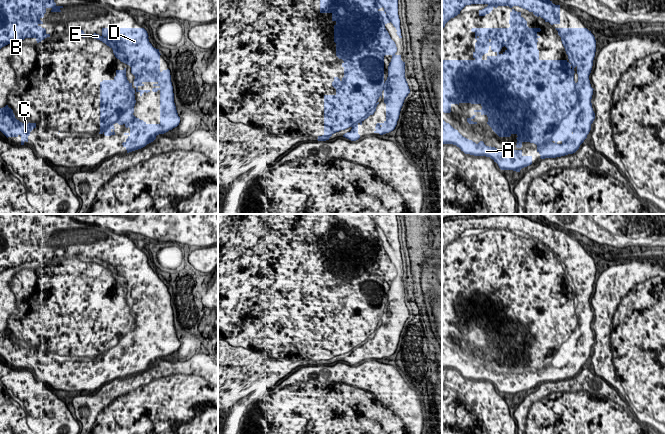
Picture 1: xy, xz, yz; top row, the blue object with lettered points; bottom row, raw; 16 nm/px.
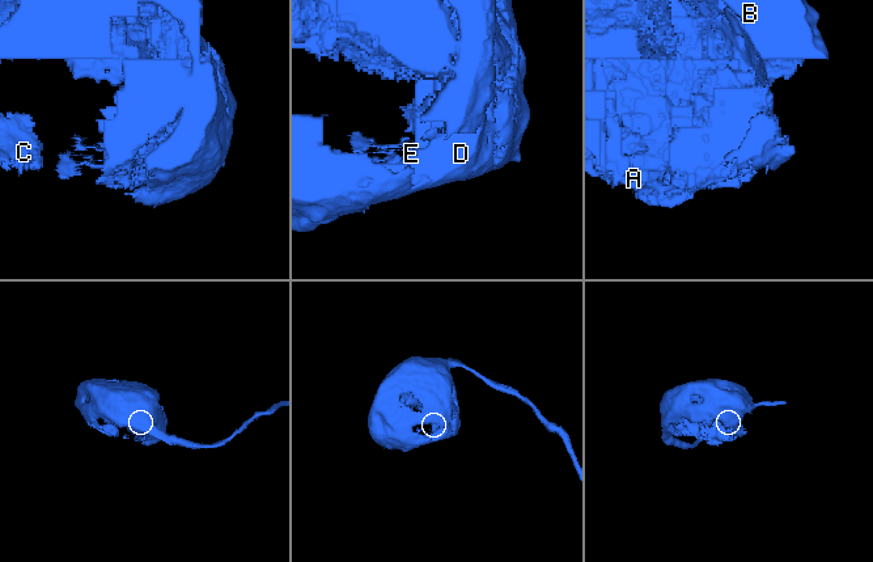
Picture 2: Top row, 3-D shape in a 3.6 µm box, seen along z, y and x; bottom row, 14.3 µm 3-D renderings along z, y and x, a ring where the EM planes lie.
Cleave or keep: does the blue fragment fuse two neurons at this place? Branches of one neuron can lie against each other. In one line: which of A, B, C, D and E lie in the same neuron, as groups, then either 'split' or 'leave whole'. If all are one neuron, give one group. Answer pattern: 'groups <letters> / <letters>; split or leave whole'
groups A B C D E; leave whole

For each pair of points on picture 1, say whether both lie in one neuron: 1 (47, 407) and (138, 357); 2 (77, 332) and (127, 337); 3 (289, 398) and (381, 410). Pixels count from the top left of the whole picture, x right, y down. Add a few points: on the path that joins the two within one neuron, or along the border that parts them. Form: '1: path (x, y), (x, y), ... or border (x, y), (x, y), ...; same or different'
1: border (52, 389), (55, 392); different
2: path (89, 332), (115, 332); same
3: path (312, 402), (358, 402); same

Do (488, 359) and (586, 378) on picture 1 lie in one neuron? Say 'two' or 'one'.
two

